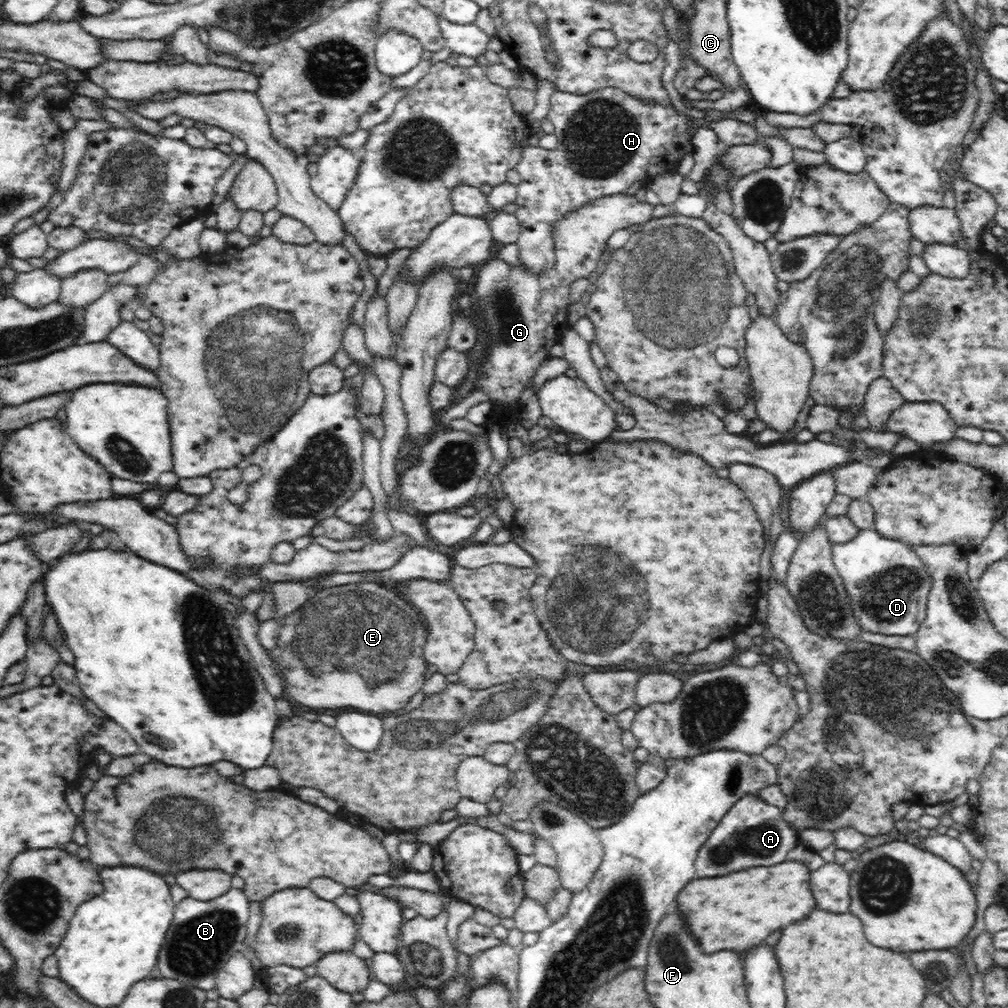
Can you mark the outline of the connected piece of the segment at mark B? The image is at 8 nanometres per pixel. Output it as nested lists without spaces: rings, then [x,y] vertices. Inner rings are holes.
[[[232,887],[212,900],[186,897],[176,903],[173,919],[159,952],[157,967],[161,977],[176,979],[205,991],[212,990],[216,986],[216,971],[235,952],[246,950],[246,922],[250,919],[250,902],[242,889]]]

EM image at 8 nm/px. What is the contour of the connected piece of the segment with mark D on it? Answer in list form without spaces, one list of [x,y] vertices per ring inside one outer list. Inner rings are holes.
[[[874,528],[860,530],[858,534],[844,544],[831,545],[833,563],[843,579],[848,598],[851,600],[853,616],[864,631],[885,634],[886,636],[910,636],[918,632],[927,613],[927,598],[931,589],[932,579],[924,564],[912,551],[912,545],[896,539],[884,538]]]

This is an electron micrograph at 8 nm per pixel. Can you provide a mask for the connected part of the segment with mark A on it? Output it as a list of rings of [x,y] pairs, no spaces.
[[[749,795],[743,800],[736,801],[736,804],[732,808],[729,808],[729,811],[721,818],[720,824],[717,824],[717,827],[713,828],[713,831],[708,837],[708,840],[704,843],[704,846],[702,846],[698,852],[695,863],[695,876],[696,878],[712,878],[712,876],[724,876],[724,874],[730,874],[730,872],[738,872],[738,870],[750,868],[752,864],[754,864],[754,867],[770,867],[776,864],[781,864],[787,860],[789,852],[792,852],[793,848],[795,848],[797,845],[800,845],[798,830],[788,824],[787,820],[784,819],[783,809],[776,807],[776,805],[764,803],[764,801],[757,800],[756,797]]]

